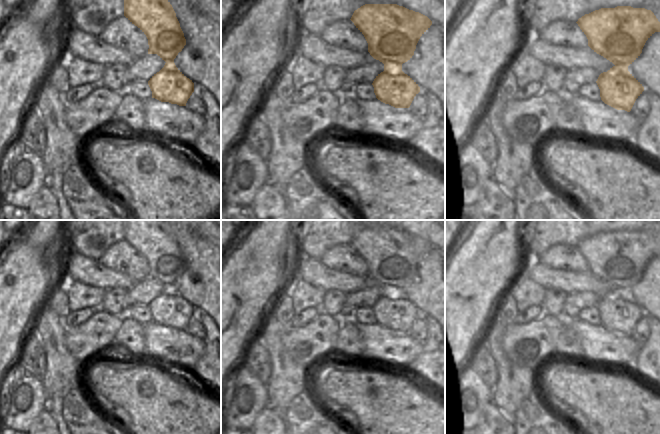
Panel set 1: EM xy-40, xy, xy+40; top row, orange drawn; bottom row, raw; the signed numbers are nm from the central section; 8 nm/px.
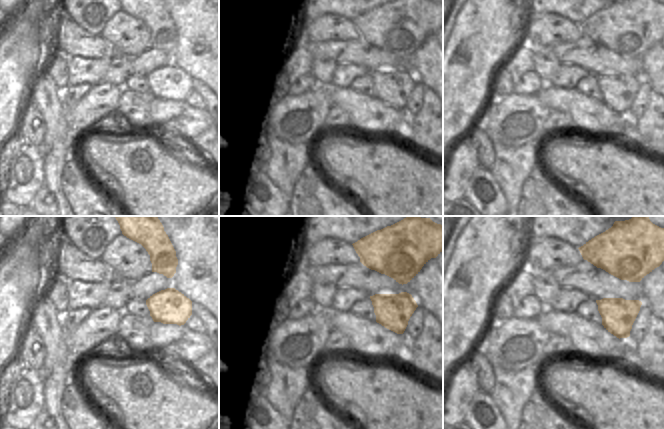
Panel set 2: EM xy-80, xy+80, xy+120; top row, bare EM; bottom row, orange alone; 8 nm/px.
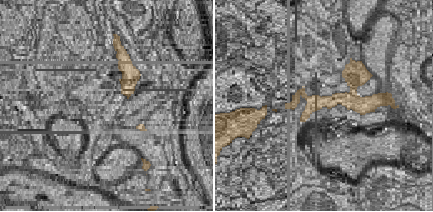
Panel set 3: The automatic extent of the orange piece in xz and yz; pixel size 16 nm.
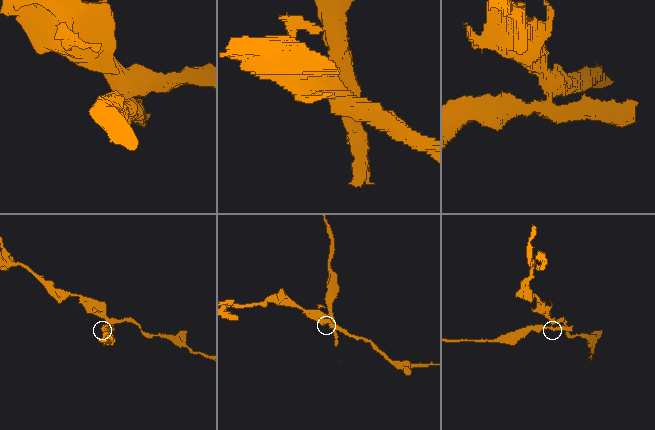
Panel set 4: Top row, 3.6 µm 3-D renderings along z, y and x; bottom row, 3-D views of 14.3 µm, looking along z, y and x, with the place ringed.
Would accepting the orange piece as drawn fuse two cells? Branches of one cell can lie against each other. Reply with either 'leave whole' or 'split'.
split

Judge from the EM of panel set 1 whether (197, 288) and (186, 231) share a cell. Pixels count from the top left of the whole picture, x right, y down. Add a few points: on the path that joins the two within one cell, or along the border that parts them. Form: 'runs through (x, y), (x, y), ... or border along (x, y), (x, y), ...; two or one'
runs through (201, 274), (201, 257), (191, 245); one

